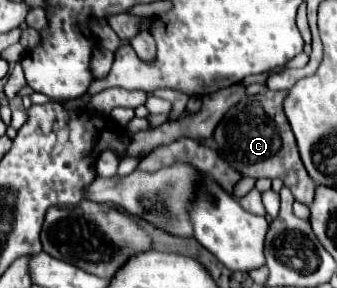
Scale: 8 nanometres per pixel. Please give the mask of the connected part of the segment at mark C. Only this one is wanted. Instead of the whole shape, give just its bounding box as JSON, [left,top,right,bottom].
[213,90,315,204]

